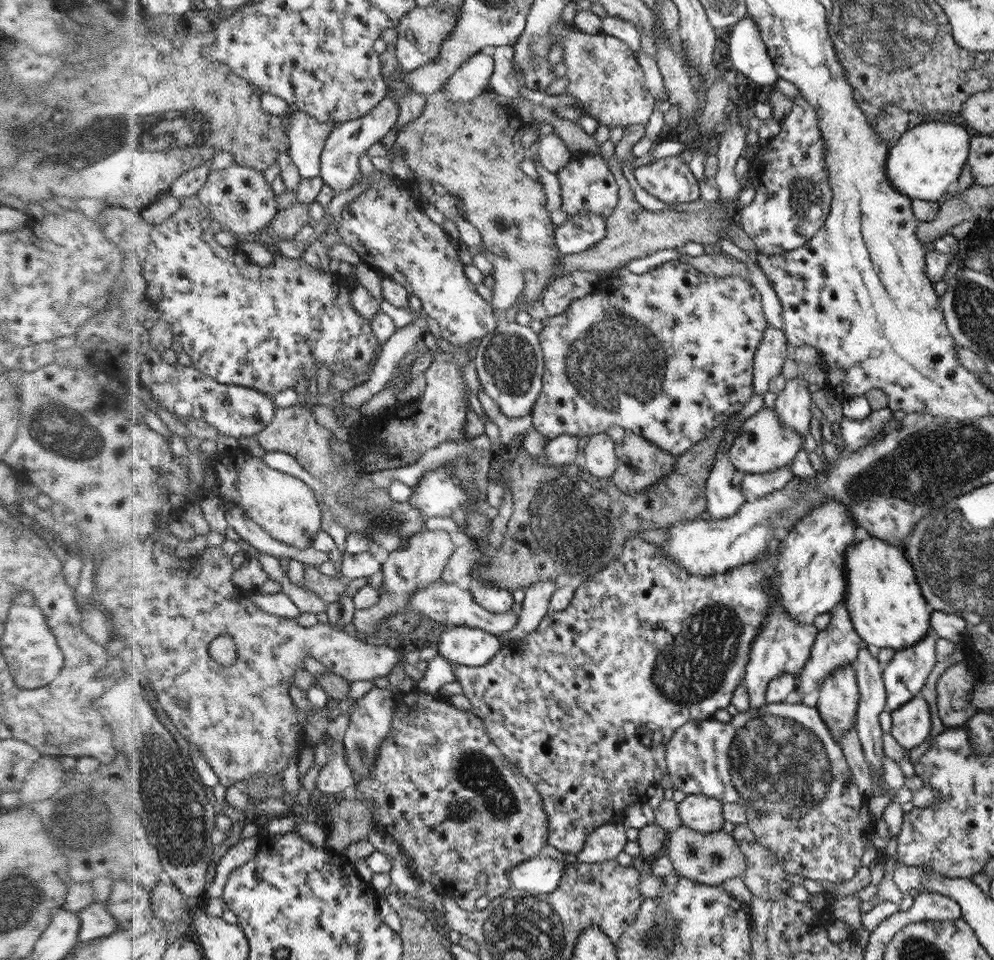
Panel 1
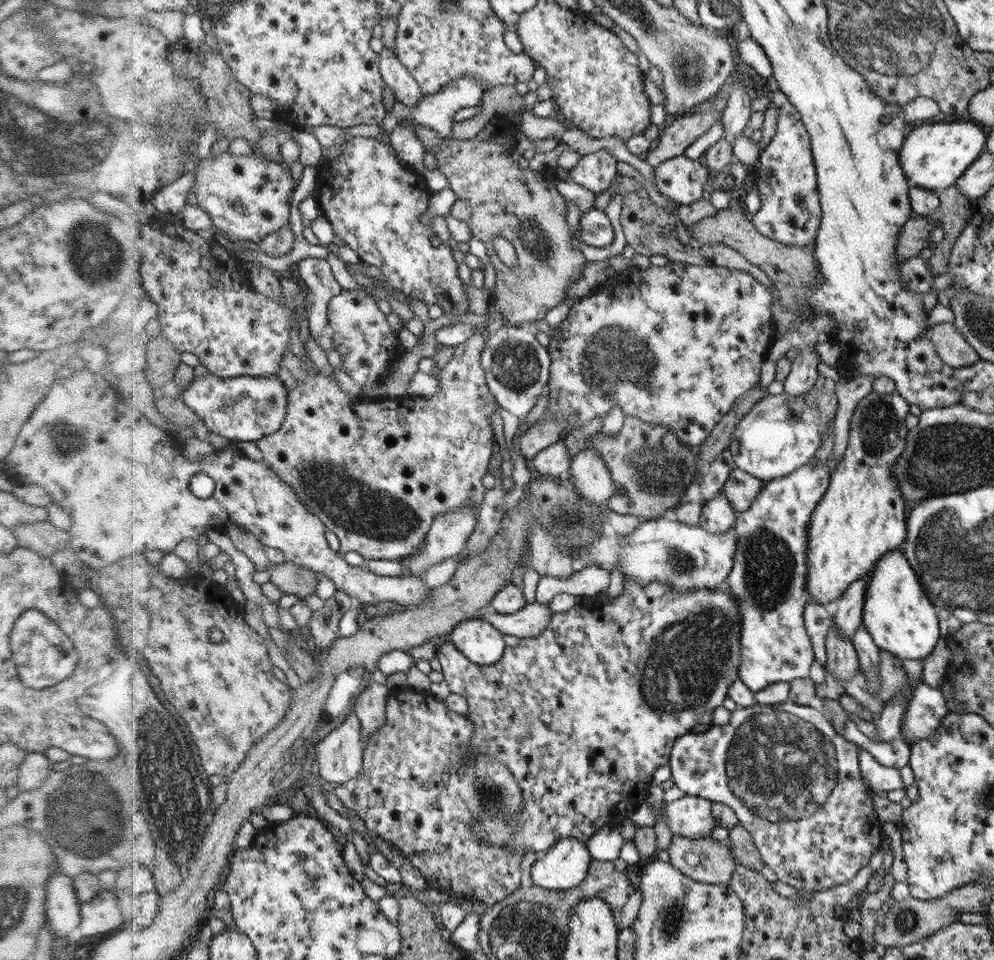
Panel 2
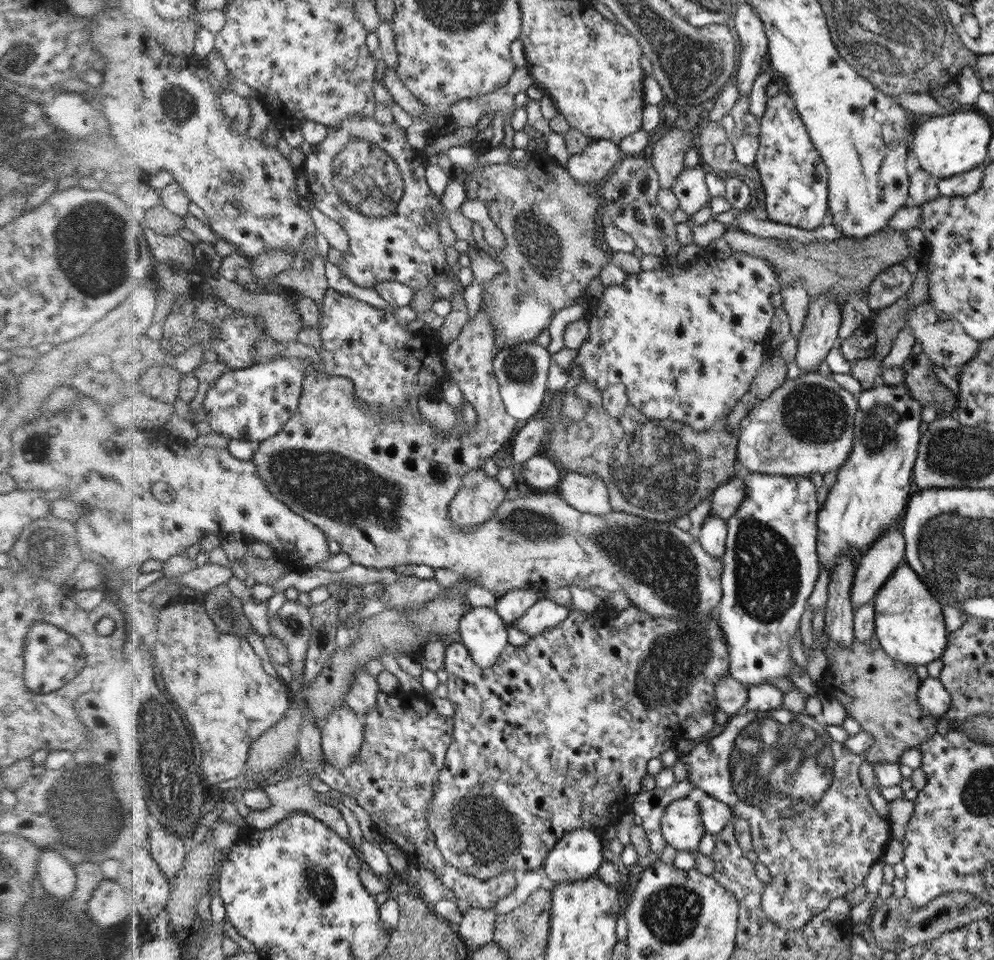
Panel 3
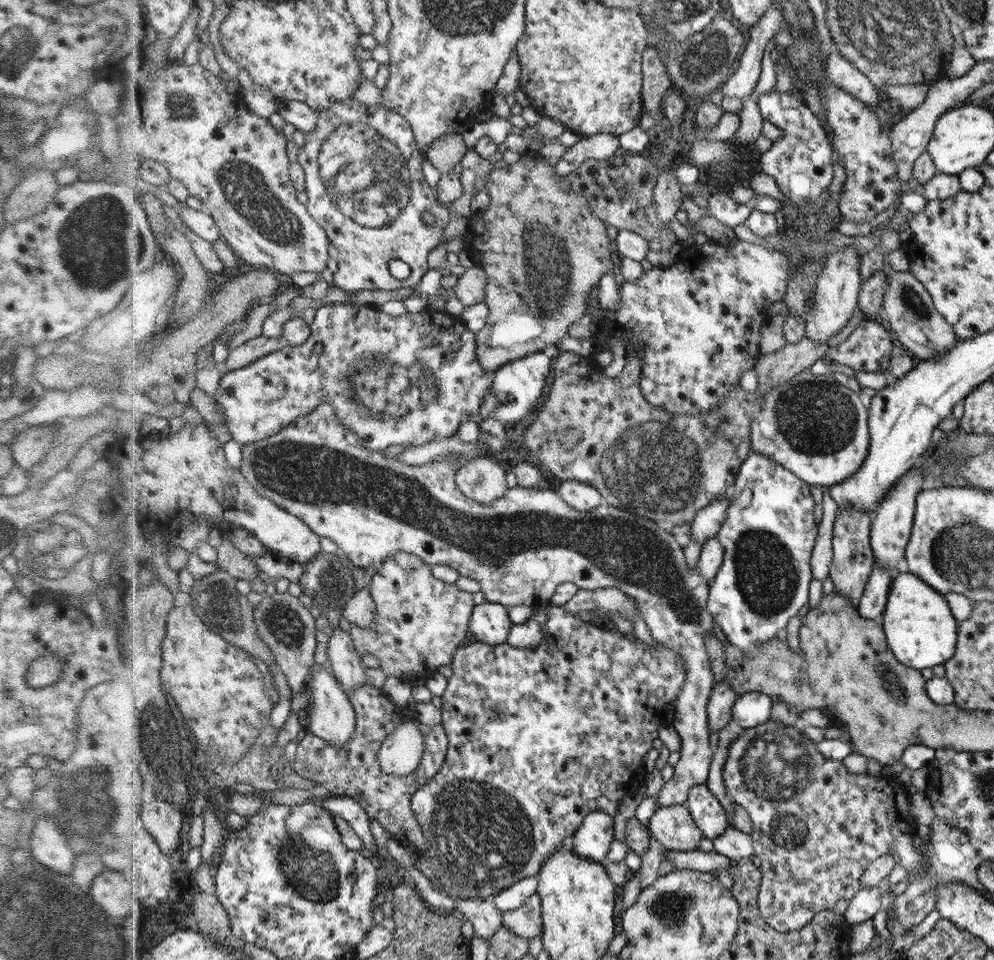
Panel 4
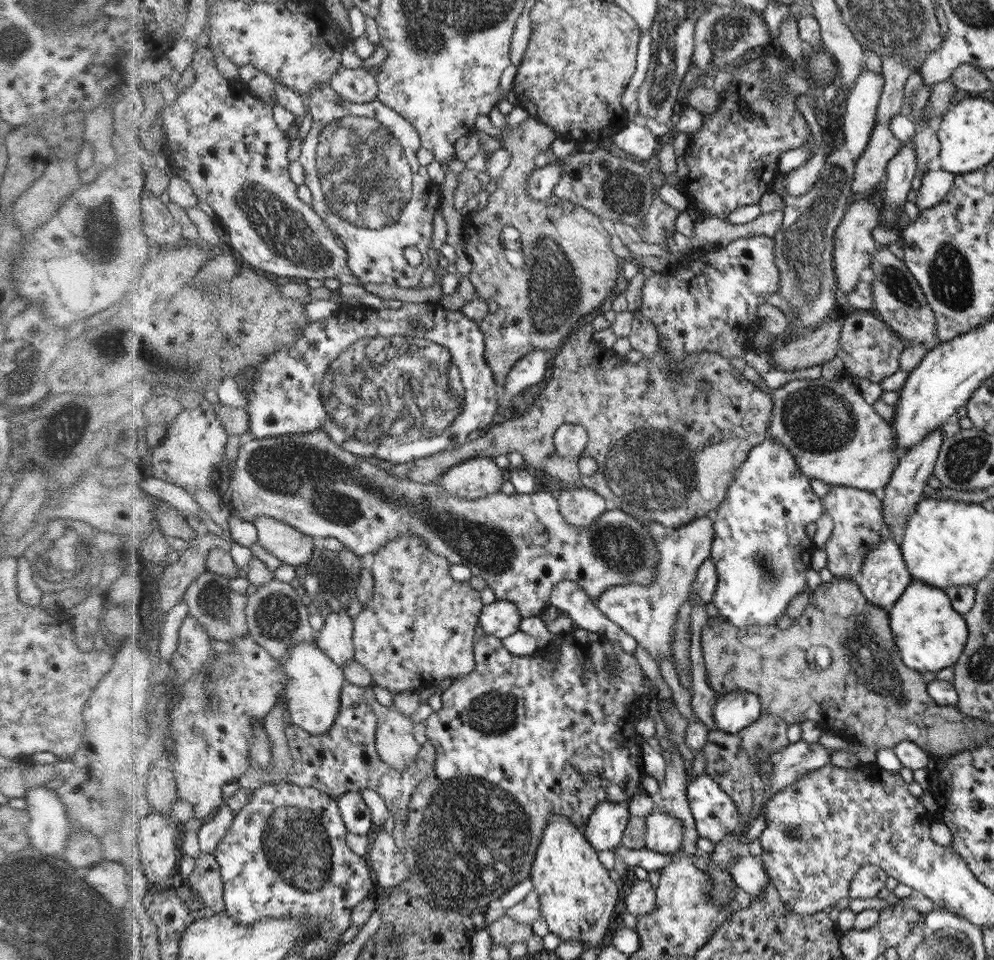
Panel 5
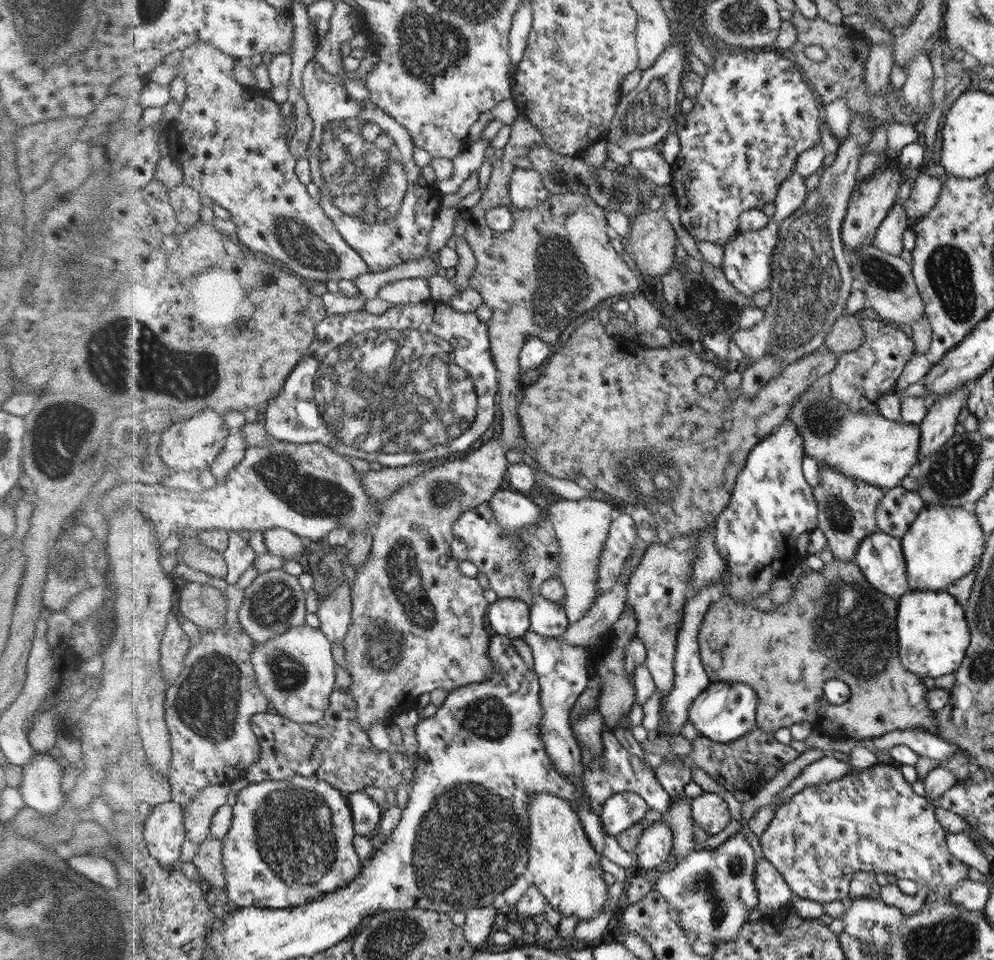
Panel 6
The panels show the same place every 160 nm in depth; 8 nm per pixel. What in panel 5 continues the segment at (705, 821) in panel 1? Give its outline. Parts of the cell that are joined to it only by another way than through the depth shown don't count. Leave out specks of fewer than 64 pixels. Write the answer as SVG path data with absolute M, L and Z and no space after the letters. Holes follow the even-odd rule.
M662 809L645 818L645 849L658 854L676 854L683 846L682 820L666 814Z

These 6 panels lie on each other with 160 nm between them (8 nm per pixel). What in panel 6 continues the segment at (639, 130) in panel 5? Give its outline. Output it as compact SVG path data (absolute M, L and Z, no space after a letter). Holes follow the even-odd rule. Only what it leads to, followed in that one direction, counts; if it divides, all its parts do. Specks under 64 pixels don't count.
M654 146L634 149L630 152L630 162L657 186L664 186L672 180L672 167Z

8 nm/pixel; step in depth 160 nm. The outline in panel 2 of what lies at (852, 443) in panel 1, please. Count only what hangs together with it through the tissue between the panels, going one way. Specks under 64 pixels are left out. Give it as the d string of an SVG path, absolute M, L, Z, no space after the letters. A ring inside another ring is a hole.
M837 462L801 466L788 476L765 481L763 490L753 500L748 510L737 513L733 526L739 538L731 575L719 588L728 591L738 602L741 612L742 657L739 664L739 678L753 693L766 689L776 682L791 682L806 678L815 661L812 641L804 628L804 606L810 598L809 572L807 562L807 530L812 514L827 492L830 474L837 469Z

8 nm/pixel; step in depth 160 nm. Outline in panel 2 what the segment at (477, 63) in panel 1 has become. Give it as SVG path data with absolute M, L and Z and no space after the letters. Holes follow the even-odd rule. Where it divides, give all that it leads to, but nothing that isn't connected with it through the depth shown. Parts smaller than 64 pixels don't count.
M471 76L460 77L454 84L448 85L447 88L440 89L438 93L427 94L420 105L416 107L406 107L400 103L394 102L393 112L388 115L380 124L381 130L385 130L389 133L398 125L399 118L412 120L416 124L422 124L428 126L428 128L434 129L439 133L440 138L444 141L453 140L453 121L454 114L462 108L476 107L483 101L483 88L481 84Z

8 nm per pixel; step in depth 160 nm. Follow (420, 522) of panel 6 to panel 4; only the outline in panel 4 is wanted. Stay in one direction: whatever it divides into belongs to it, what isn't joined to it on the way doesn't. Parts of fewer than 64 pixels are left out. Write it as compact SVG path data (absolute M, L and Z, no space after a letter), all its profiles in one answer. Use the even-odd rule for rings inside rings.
M484 455L460 466L455 481L459 489L478 504L501 499L509 489L504 469L496 460ZM397 552L372 570L369 577L370 589L376 600L376 624L371 628L364 628L359 624L352 624L352 635L357 649L362 653L372 653L380 659L380 669L387 676L397 676L399 679L410 681L413 677L420 678L426 672L434 672L438 666L450 664L454 660L456 648L462 644L470 620L472 608L472 593L464 591L464 598L458 598L460 590L454 588L454 583L444 583L436 579L432 573L432 565L422 558L409 552Z

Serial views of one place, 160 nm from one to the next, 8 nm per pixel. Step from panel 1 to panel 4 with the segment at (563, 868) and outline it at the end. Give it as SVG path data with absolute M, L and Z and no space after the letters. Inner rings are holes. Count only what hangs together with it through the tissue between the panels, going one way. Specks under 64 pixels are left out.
M594 812L588 814L569 843L582 859L600 863L615 841L615 816Z

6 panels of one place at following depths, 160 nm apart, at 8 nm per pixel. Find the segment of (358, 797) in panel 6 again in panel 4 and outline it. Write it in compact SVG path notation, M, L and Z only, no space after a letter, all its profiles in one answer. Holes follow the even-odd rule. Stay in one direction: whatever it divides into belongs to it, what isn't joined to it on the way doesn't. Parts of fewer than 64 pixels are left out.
M326 797L324 807L332 811L334 816L342 816L344 820L348 820L348 823L352 828L356 829L356 832L364 840L365 851L370 856L378 859L379 851L377 849L376 838L374 838L372 828L370 828L370 815L362 807L362 804L356 800L356 797Z

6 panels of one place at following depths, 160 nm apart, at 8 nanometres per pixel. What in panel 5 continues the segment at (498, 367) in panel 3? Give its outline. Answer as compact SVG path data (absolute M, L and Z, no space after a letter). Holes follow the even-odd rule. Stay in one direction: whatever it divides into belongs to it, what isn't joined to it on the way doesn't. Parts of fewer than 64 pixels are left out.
M533 350L524 356L519 362L512 366L512 370L508 372L508 378L504 388L500 388L499 397L500 409L507 411L507 406L510 406L512 398L520 392L524 392L526 388L534 386L540 382L546 374L548 367L548 356L542 350Z

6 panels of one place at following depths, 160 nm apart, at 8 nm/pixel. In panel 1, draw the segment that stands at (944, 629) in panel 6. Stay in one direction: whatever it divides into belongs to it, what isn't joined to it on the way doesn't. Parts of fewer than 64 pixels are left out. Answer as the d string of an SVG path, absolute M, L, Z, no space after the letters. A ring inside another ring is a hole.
M868 535L847 550L846 569L845 607L854 630L868 647L875 650L890 647L899 651L918 644L927 636L930 612L916 584L915 568L910 566L899 546Z

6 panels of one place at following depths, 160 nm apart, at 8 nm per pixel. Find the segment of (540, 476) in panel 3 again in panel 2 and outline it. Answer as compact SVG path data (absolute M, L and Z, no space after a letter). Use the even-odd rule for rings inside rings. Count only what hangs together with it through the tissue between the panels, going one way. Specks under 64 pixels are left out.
M561 440L538 452L531 461L528 461L527 465L533 474L562 478L568 477L573 460L574 457L570 456L568 448Z

